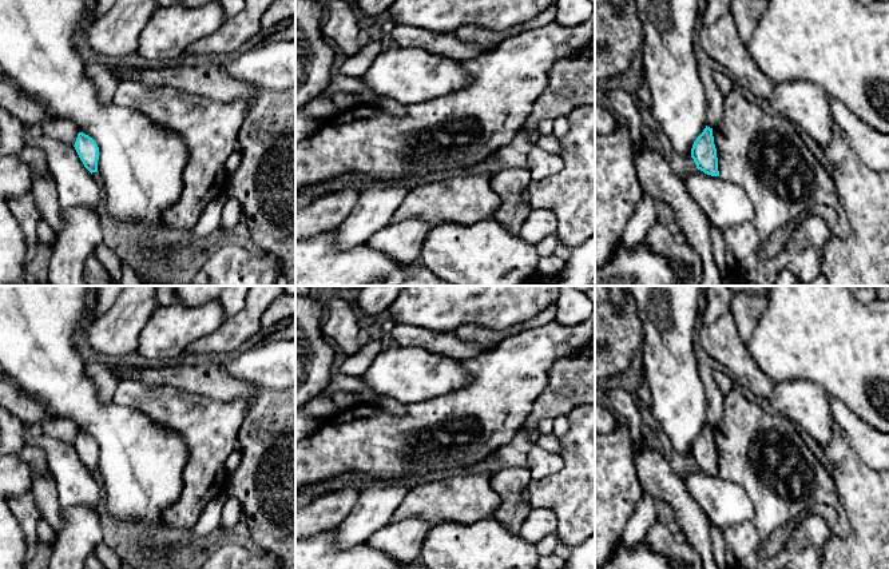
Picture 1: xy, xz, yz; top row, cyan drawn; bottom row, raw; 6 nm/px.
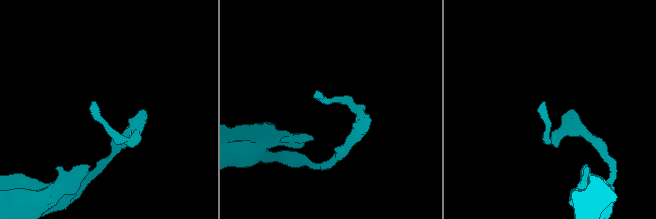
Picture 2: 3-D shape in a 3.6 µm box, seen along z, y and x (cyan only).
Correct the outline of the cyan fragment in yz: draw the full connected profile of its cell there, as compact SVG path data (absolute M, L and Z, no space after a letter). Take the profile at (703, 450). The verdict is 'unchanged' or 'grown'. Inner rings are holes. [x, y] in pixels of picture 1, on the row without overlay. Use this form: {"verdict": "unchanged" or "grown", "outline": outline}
{"verdict": "unchanged", "outline": "M706 425L703 431L696 437L691 447L691 457L698 469L711 476L719 476L713 427Z"}

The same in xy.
{"verdict": "unchanged", "outline": "M79 431L74 443L84 466L92 473L98 471L99 446L88 434Z"}

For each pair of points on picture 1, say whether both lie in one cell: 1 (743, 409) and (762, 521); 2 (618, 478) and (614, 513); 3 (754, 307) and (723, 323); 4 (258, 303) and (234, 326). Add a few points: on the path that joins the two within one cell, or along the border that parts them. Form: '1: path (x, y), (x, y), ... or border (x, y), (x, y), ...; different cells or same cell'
1: path (743, 437), (743, 462), (762, 489), (762, 493); same cell
2: path (614, 486), (614, 505); same cell
3: border (730, 311), (737, 333), (745, 343); different cells
4: path (253, 309), (239, 322); same cell

